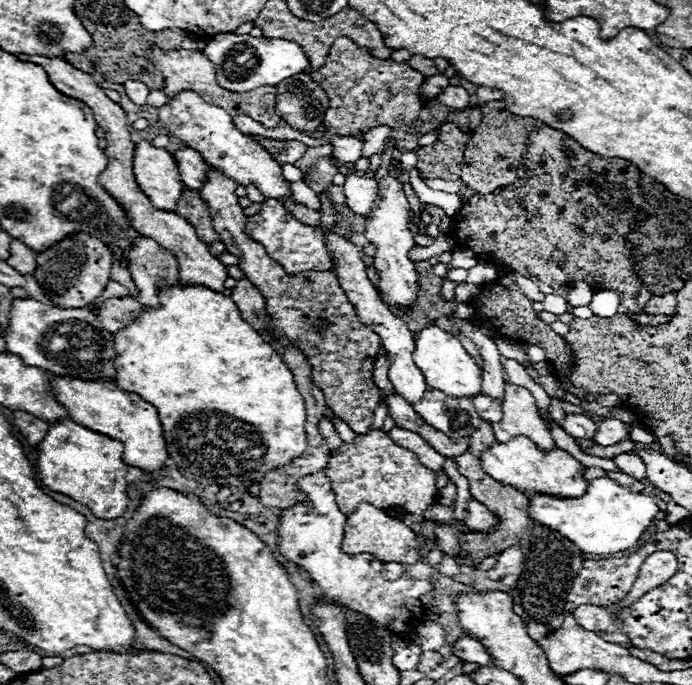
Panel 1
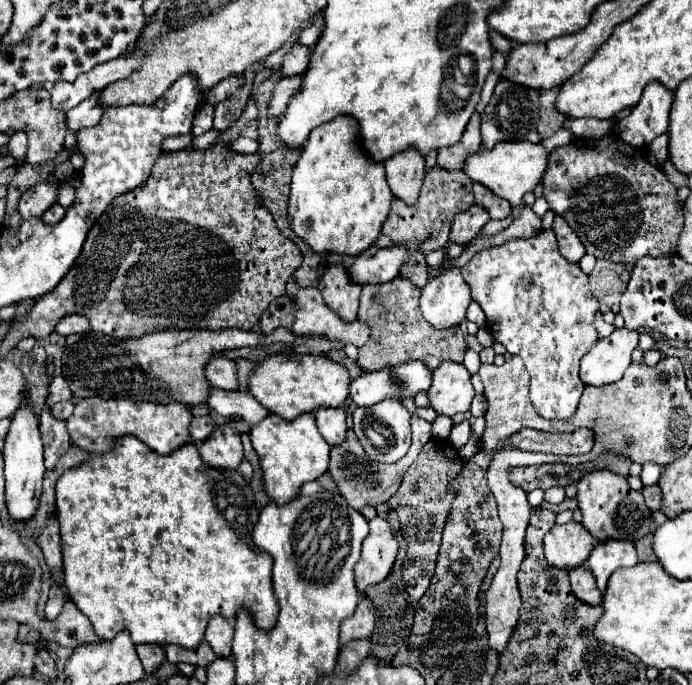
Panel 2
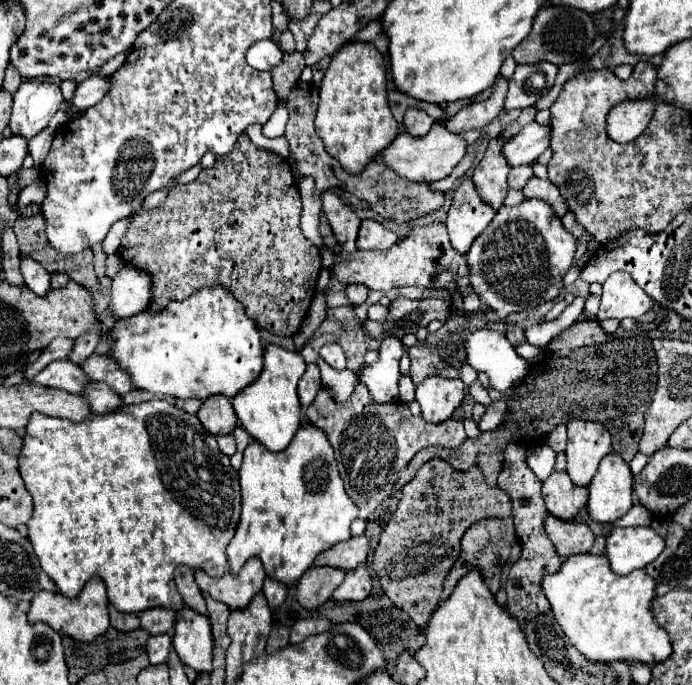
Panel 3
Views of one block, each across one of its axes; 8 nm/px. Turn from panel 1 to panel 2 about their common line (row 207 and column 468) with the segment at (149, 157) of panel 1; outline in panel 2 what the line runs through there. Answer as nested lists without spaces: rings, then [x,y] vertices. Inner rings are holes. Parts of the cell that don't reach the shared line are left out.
[[[498,142],[492,150],[486,150],[484,146],[476,152],[466,156],[462,170],[478,184],[490,188],[496,192],[496,196],[508,200],[514,208],[522,202],[522,196],[526,192],[532,192],[536,184],[542,180],[544,170],[548,164],[548,152],[542,144],[532,142]]]

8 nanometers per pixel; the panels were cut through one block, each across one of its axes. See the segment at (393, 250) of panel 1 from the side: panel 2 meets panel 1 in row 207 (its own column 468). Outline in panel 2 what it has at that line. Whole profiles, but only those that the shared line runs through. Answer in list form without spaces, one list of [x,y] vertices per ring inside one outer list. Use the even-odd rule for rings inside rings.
[[[442,362],[432,374],[432,386],[428,390],[430,406],[436,414],[454,416],[470,410],[474,388],[470,384],[468,370],[458,362]]]

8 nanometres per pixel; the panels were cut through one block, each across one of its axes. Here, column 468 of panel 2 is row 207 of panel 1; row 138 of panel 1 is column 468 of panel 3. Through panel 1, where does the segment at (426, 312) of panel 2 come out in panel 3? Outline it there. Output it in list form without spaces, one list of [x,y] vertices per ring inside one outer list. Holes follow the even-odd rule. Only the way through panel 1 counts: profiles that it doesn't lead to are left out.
[[[464,180],[454,190],[454,200],[446,220],[452,248],[456,248],[456,252],[460,254],[468,254],[474,238],[484,232],[494,214],[496,212],[480,200],[472,180]]]

